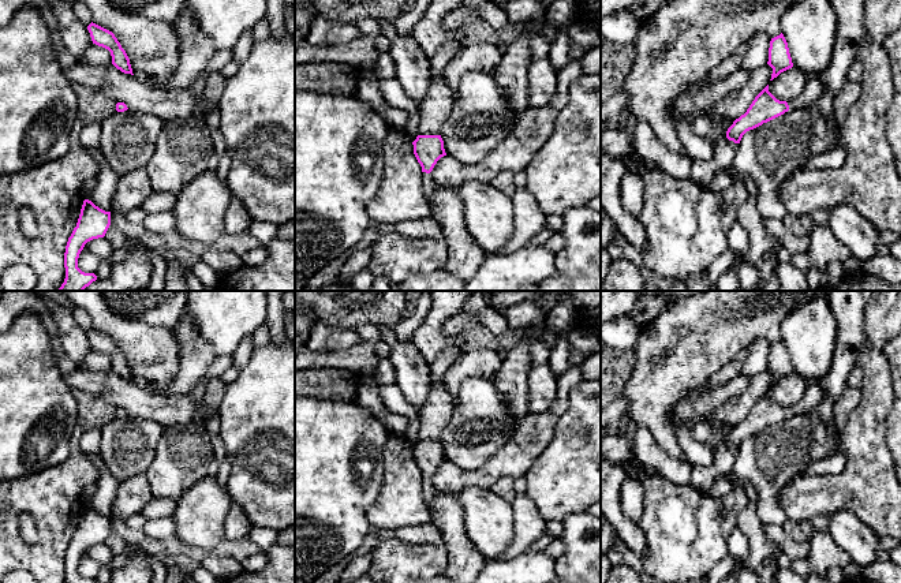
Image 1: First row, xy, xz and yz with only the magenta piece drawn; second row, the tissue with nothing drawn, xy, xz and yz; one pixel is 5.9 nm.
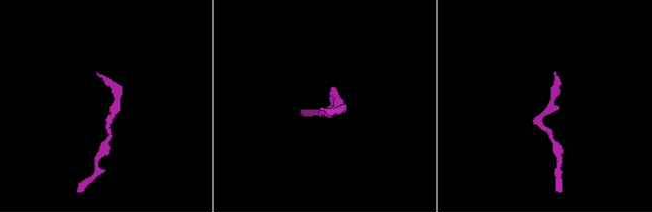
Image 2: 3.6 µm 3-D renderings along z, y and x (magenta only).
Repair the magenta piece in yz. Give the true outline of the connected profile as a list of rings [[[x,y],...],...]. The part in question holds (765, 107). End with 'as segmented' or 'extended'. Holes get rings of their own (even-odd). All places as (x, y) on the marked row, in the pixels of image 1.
[[[816,76],[807,81],[803,93],[786,102],[777,100],[770,91],[769,85],[755,97],[744,115],[733,122],[726,131],[726,138],[734,143],[740,143],[743,135],[763,123],[767,123],[788,111],[807,108],[814,104],[826,91],[823,82]]]; extended

